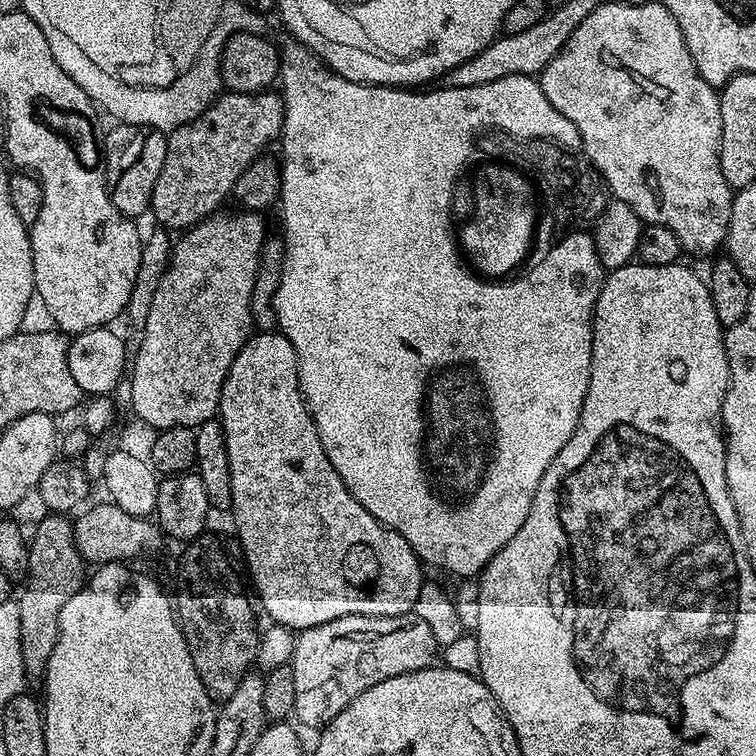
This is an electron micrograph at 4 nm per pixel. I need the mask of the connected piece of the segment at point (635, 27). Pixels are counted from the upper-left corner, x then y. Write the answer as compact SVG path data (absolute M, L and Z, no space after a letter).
M605 2L574 30L574 34L566 42L566 46L555 56L538 76L546 98L550 98L554 110L562 110L574 126L578 126L583 155L591 160L593 166L600 172L607 191L615 199L626 202L634 210L644 224L661 224L666 230L674 230L678 234L678 242L685 253L693 252L696 256L708 256L716 247L723 245L728 239L730 214L732 213L732 198L734 190L726 182L720 165L720 139L722 138L722 114L720 113L720 98L717 89L712 88L701 78L694 66L694 58L690 50L686 50L686 42L682 38L682 30L678 22L674 22L674 14L666 10L662 2L656 4L612 4Z

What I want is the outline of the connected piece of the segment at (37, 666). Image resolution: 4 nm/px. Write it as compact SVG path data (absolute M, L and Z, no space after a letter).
M48 514L45 520L36 528L36 533L30 536L28 546L28 575L26 583L23 585L24 593L18 596L20 606L20 625L22 626L22 662L24 671L29 677L43 677L44 671L48 669L50 654L54 654L54 646L58 642L60 633L60 615L62 606L78 594L78 590L86 583L86 561L81 558L76 549L76 543L72 537L73 521L64 514Z

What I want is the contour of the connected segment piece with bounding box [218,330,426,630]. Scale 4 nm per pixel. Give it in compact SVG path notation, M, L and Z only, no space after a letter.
M273 330L273 331L271 331L271 332L261 332L261 331L257 331L257 332L256 332L256 333L255 333L255 334L253 334L253 335L251 335L251 336L249 336L249 337L248 337L248 341L247 341L247 342L246 342L246 343L245 343L245 344L244 344L244 345L243 345L243 346L242 346L242 347L240 347L240 349L239 349L239 350L238 350L238 354L237 354L237 355L236 355L236 357L235 357L235 358L234 358L234 362L233 362L233 363L232 363L232 365L231 365L231 366L230 366L230 370L229 370L229 371L228 371L228 373L227 373L227 374L226 374L226 382L225 382L225 383L224 383L224 385L223 385L223 386L222 386L222 394L221 394L221 395L220 395L220 407L219 407L219 409L218 409L218 423L219 423L219 425L220 425L220 427L221 427L221 428L223 428L223 429L224 429L224 437L225 437L225 438L226 438L226 454L230 454L230 486L231 486L231 487L232 487L232 506L231 506L231 509L230 509L230 517L231 517L231 516L232 516L232 520L233 520L233 522L234 522L234 523L236 523L236 536L237 536L237 538L238 538L238 539L240 539L240 548L241 548L241 550L242 550L242 551L244 551L244 560L245 560L245 562L246 562L246 563L248 563L248 572L249 572L249 574L250 574L250 575L252 575L252 584L253 584L253 586L254 586L254 587L256 587L256 596L257 596L257 597L256 597L256 596L255 596L255 599L256 599L256 600L257 600L257 601L258 601L258 604L259 604L259 600L258 600L258 599L260 599L260 604L261 604L261 605L260 605L260 604L259 604L259 607L260 607L260 608L261 608L261 609L262 609L262 612L263 612L263 608L262 608L262 607L264 607L264 612L265 612L265 614L266 614L266 615L268 615L268 616L269 616L269 617L268 617L268 618L267 618L267 619L268 619L268 620L269 620L269 621L271 621L271 623L273 623L273 624L281 624L281 625L282 625L282 626L286 626L286 627L287 627L287 628L291 628L291 629L293 629L293 630L303 630L303 629L305 629L305 628L317 628L317 627L318 627L318 626L322 626L322 625L323 625L323 624L325 624L325 623L326 623L326 622L334 622L334 621L335 621L335 620L337 620L337 619L338 619L338 618L342 618L342 617L343 617L343 616L406 616L406 615L409 615L409 613L411 613L411 612L412 612L412 611L413 611L413 608L414 608L414 606L415 606L415 604L416 604L416 599L417 599L417 598L418 598L418 596L419 596L419 590L420 590L420 588L421 588L421 586L423 586L423 584L424 584L424 583L425 583L425 581L426 581L426 576L425 576L425 575L424 575L424 576L423 576L423 574L422 574L422 573L420 573L420 568L421 568L421 569L422 569L422 561L421 561L421 559L420 559L420 557L419 557L419 556L417 556L417 554L416 554L416 551L415 551L415 550L414 550L414 549L413 549L413 548L412 548L412 547L411 547L411 546L410 546L410 542L406 542L406 538L402 538L402 534L398 534L398 533L397 533L397 532L395 532L395 531L394 531L394 529L393 529L393 528L387 528L387 527L386 527L386 526L385 526L385 524L380 524L380 523L378 523L378 521L377 521L377 520L376 520L376 519L374 519L374 517L373 517L373 516L372 516L372 515L371 515L371 514L369 514L369 513L368 513L368 511L366 511L366 510L365 510L365 508L363 508L363 507L362 507L362 506L361 506L361 505L360 505L360 503L359 503L359 502L358 502L358 501L356 501L356 499L355 499L355 498L354 498L354 494L350 494L350 490L349 490L349 489L348 489L348 487L347 487L347 486L345 486L345 485L344 485L344 483L343 483L343 482L342 482L342 478L341 478L341 477L340 477L340 475L339 475L339 474L338 474L338 470L334 470L334 466L330 466L330 458L326 458L326 450L322 450L322 442L321 442L321 441L320 441L320 435L319 435L319 434L318 434L318 430L317 430L317 429L316 429L316 423L315 423L315 422L313 422L313 420L312 420L312 415L311 415L311 414L309 414L309 412L308 412L308 405L307 405L307 404L305 404L305 403L304 403L304 396L303 396L303 394L301 394L301 393L300 393L300 375L299 375L299 374L298 374L298 362L297 362L297 361L296 361L296 351L295 351L295 350L294 350L294 346L293 346L293 345L292 345L292 343L291 343L291 342L289 342L289 341L288 341L288 340L287 340L287 338L285 338L285 336L284 336L284 333L283 333L283 332L281 332L281 331L279 331L279 330Z

